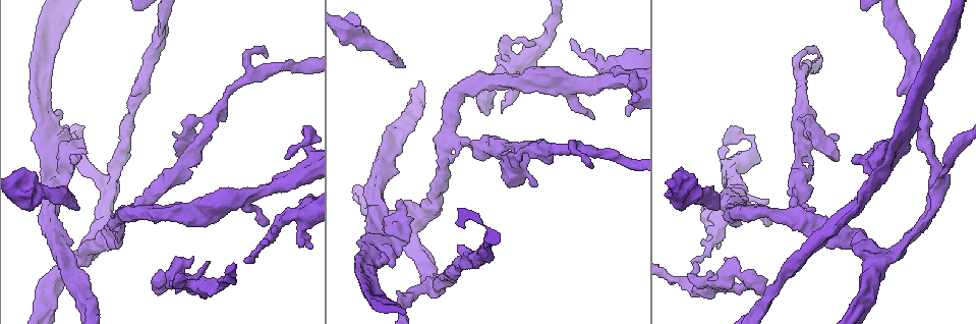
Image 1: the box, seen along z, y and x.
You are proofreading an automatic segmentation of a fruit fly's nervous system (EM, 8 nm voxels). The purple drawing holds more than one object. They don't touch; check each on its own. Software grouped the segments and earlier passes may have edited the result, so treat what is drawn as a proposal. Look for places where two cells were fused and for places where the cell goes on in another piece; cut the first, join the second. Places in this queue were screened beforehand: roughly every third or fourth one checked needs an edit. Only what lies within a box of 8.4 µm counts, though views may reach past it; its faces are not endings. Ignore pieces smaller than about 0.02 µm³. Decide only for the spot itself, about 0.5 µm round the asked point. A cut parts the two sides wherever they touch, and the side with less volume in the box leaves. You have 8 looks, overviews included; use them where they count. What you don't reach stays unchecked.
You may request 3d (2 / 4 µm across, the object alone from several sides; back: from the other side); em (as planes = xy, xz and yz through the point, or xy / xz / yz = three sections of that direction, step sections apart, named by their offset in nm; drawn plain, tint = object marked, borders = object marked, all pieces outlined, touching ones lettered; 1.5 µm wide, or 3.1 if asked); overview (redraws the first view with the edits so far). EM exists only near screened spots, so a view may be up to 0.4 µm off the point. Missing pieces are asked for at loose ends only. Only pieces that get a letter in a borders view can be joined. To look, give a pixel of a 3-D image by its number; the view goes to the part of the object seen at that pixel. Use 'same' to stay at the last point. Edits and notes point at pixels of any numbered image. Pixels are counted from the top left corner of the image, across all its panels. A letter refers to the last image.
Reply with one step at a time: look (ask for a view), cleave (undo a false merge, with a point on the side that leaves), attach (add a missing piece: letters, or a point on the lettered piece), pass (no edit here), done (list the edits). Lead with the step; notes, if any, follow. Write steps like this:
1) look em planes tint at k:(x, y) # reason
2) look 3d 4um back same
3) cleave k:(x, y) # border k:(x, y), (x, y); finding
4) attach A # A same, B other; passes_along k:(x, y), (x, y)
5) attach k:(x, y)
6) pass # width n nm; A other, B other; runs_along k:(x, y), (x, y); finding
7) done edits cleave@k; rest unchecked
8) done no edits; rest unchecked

look em planes borders at 1:(248, 263) # free end

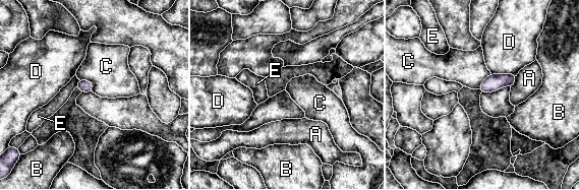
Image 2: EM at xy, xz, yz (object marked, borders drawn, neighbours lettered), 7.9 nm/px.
pass # width 100 nm; A other, B other, C other, D other, E other; border 2:(78, 78), (89, 80), (93, 91); no lettered piece goes on from it

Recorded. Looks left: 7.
look 3d 2um at 1:(769, 221)

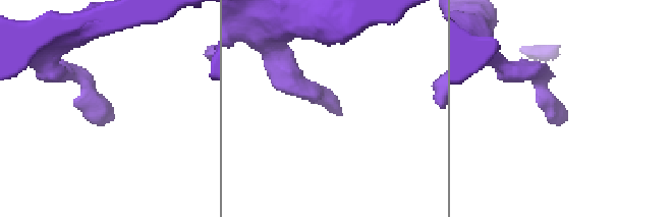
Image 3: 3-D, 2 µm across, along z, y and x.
look em xz step 4 borders at 3:(113, 114) # shape alone is not enough

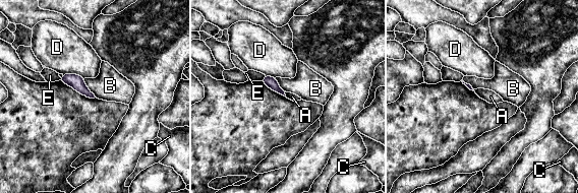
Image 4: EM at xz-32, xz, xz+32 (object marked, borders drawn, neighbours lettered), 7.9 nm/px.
pass # A other, B other, C other, D other, E other; border 4:(83, 78), (85, 86), (96, 97); no lettered piece goes on from it

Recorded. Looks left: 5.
look em planes borders at 1:(718, 207)

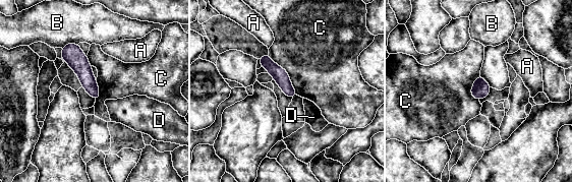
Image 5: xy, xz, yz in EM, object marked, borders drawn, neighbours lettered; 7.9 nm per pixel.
pass # longest_contact C 400 nm; A other, B other, C other, D other; no lettered piece goes on from it

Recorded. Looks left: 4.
done no edits; rest unchecked

